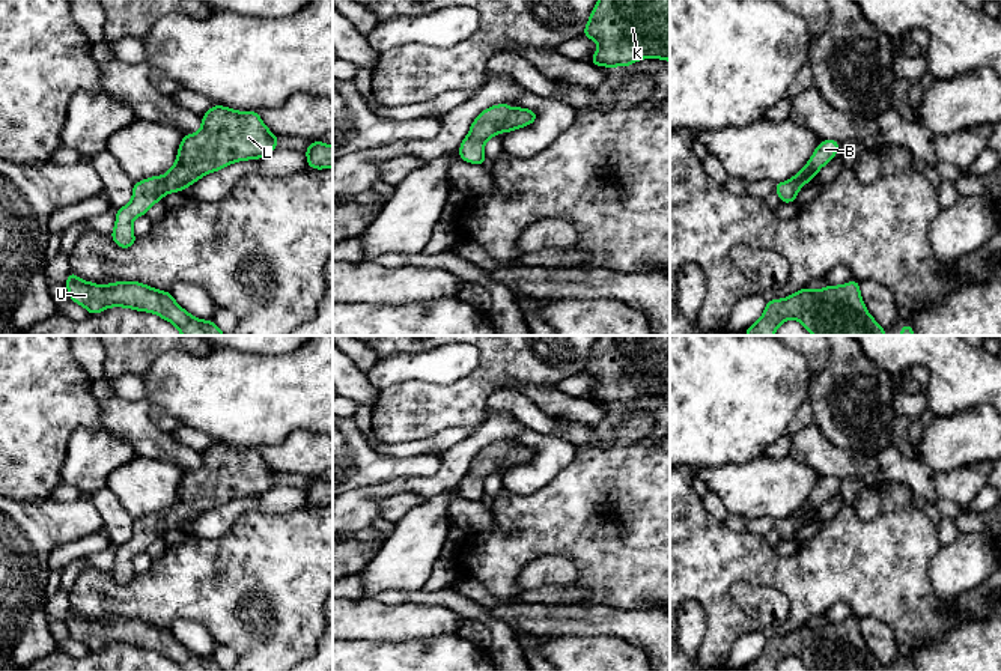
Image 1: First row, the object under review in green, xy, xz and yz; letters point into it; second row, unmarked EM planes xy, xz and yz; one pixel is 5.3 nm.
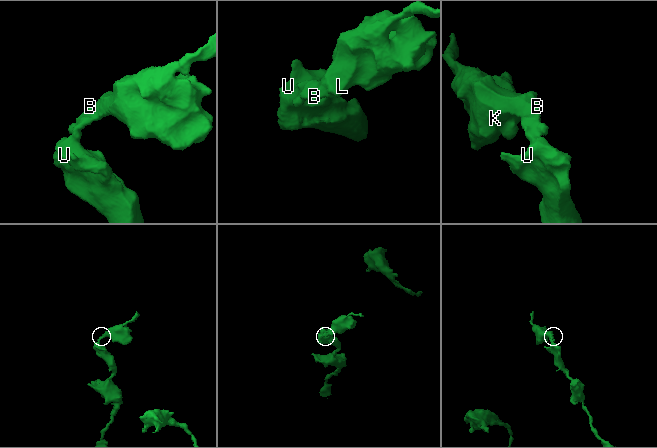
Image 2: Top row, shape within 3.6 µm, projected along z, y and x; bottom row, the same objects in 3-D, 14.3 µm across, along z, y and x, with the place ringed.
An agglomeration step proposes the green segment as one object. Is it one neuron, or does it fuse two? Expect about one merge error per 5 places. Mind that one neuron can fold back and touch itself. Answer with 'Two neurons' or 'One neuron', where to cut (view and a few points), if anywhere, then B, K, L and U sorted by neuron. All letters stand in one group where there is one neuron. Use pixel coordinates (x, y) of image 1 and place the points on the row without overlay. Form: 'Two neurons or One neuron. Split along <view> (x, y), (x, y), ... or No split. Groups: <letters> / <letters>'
One neuron. No split. Groups: B K L U

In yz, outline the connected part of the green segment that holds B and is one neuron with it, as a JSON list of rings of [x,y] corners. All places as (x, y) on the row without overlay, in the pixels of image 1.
[[[823,477],[813,489],[810,498],[790,516],[775,521],[775,530],[783,540],[792,540],[796,537],[798,528],[810,519],[817,509],[829,498],[835,495],[835,487],[840,484],[840,478]]]

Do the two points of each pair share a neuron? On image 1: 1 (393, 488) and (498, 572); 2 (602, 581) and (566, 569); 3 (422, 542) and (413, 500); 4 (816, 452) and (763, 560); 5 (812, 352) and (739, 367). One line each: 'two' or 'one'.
1: two
2: two
3: two
4: two
5: two

